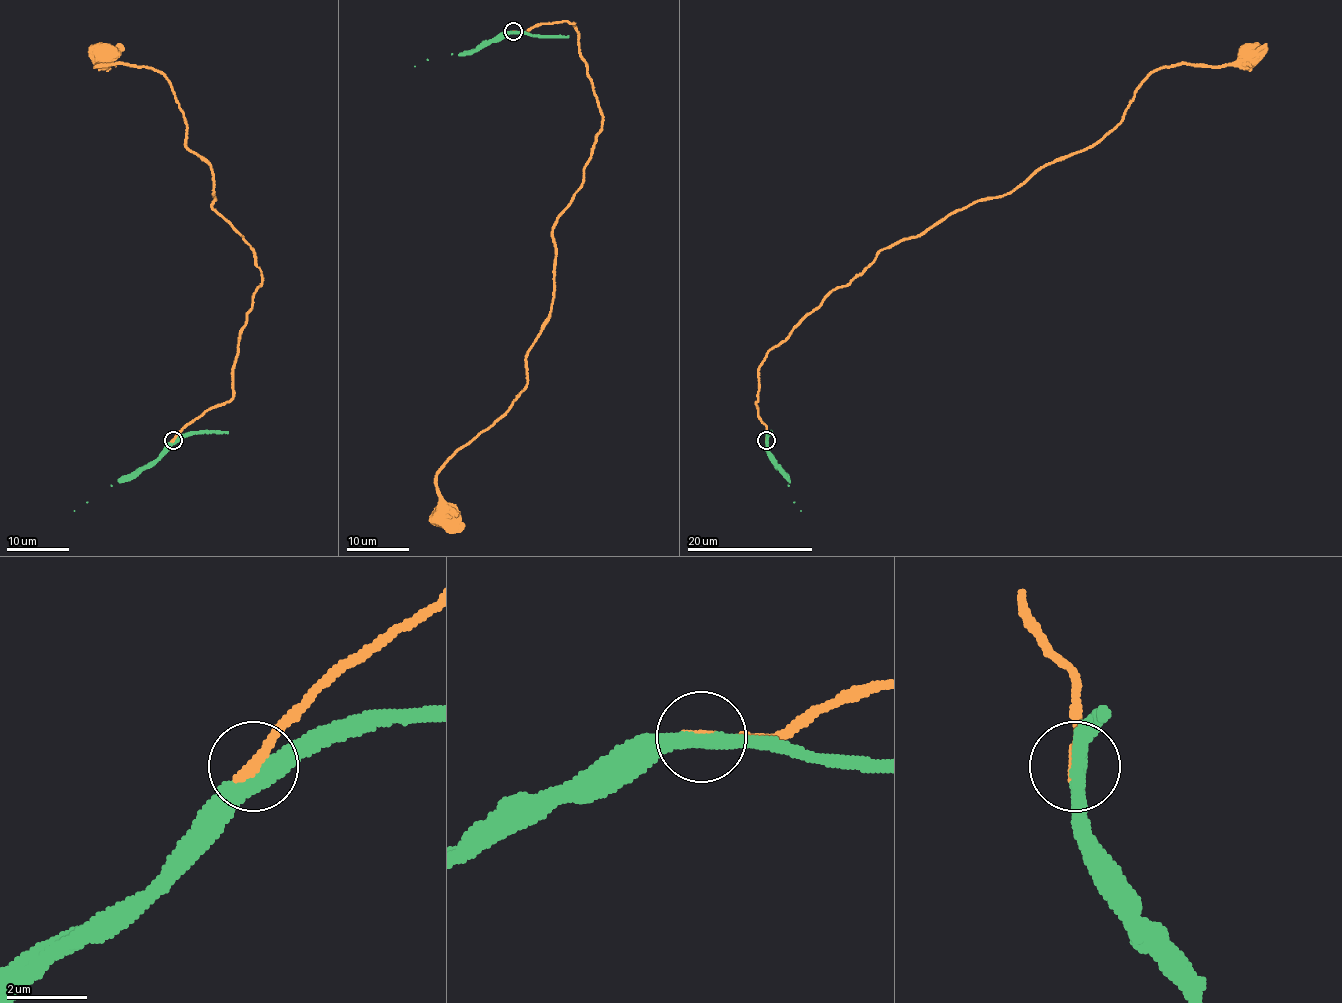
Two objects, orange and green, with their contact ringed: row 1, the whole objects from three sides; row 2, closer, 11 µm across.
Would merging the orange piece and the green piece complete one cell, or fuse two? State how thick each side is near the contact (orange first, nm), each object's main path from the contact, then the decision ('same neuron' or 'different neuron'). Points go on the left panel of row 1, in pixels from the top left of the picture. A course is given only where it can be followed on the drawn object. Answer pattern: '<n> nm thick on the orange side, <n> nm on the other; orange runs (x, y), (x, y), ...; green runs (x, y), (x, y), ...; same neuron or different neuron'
280 nm thick on the orange side, 400 nm on the other; orange runs (172, 440), (232, 397), (262, 272), (212, 208), (172, 87), (105, 54); green runs (172, 440), (155, 460), (122, 476), (74, 510); same neuron

